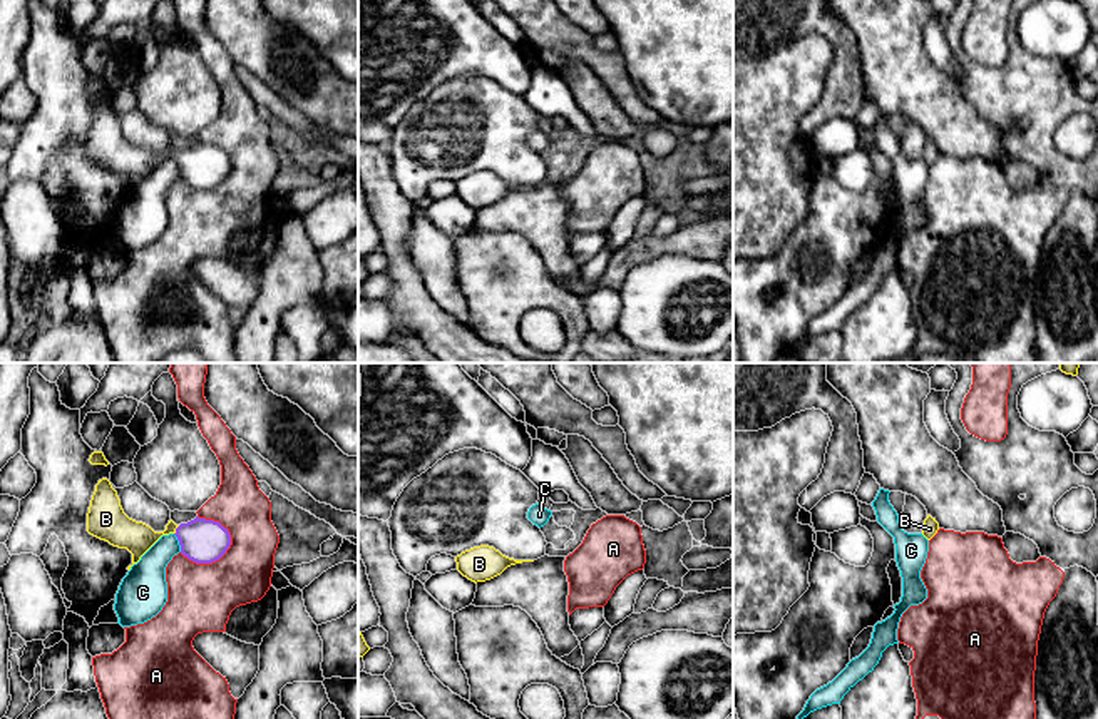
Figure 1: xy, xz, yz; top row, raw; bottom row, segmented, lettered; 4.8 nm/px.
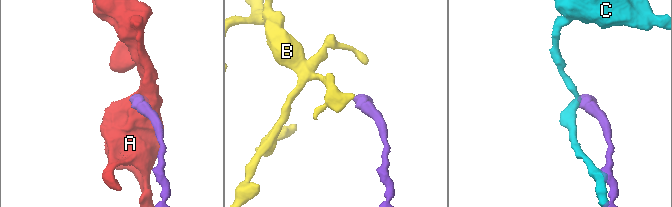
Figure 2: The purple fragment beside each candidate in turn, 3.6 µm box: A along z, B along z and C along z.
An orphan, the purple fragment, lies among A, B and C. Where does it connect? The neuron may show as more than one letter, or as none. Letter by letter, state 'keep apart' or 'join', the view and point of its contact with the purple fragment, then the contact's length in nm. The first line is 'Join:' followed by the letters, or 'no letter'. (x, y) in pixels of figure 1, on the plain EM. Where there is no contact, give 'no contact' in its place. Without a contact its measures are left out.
Join: B
A: keep apart; meets purple in xy at (210, 188); contact 260 nm long
B: join; meets purple in xy at (176, 156); contact 50 nm long
C: keep apart; meets purple in xy at (179, 168); contact 100 nm long

